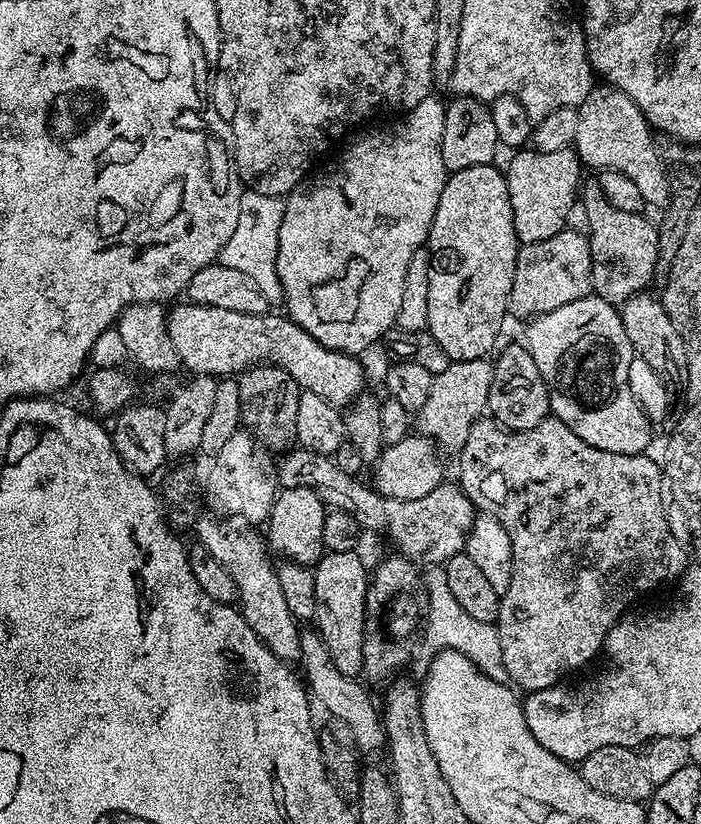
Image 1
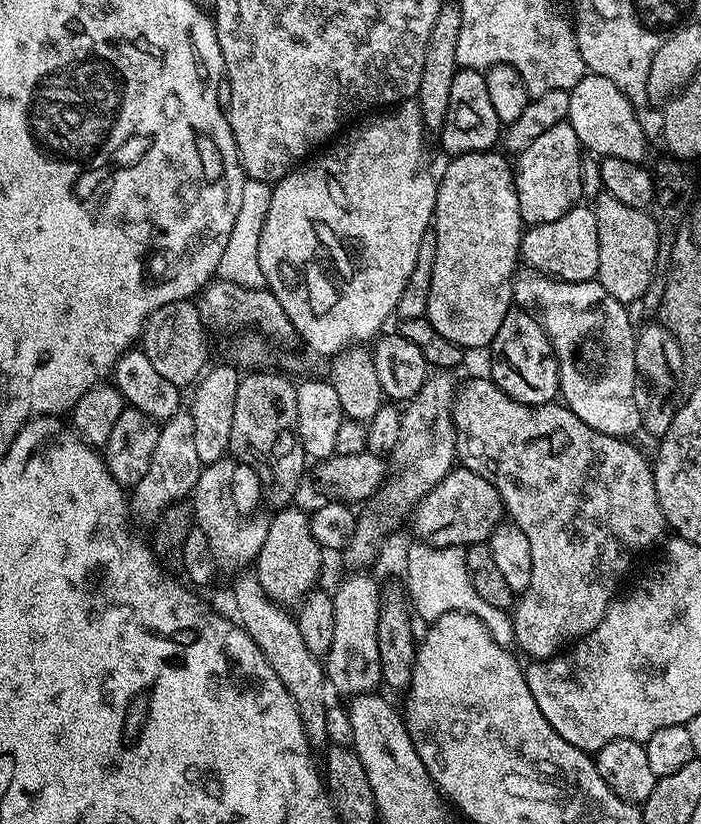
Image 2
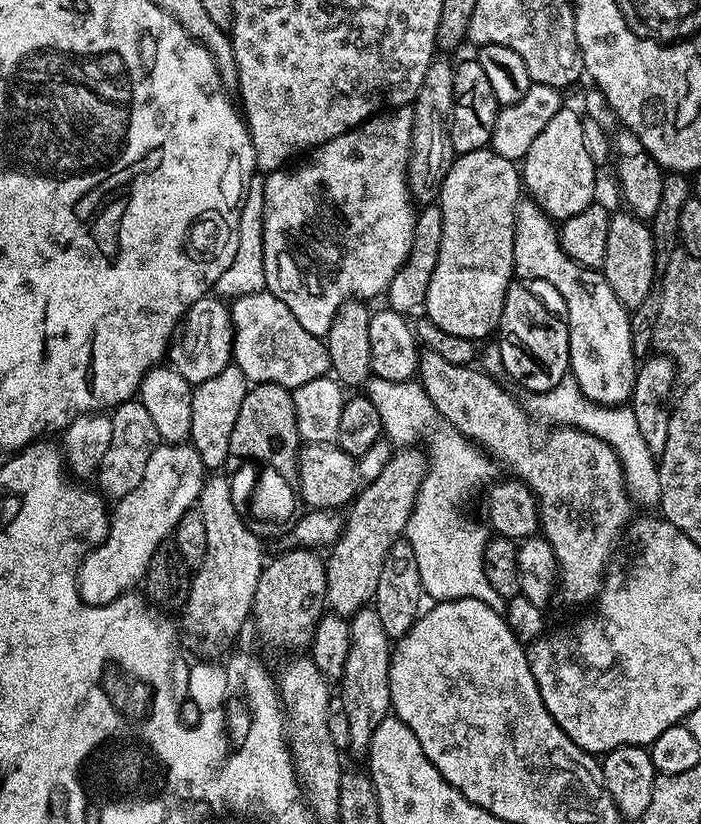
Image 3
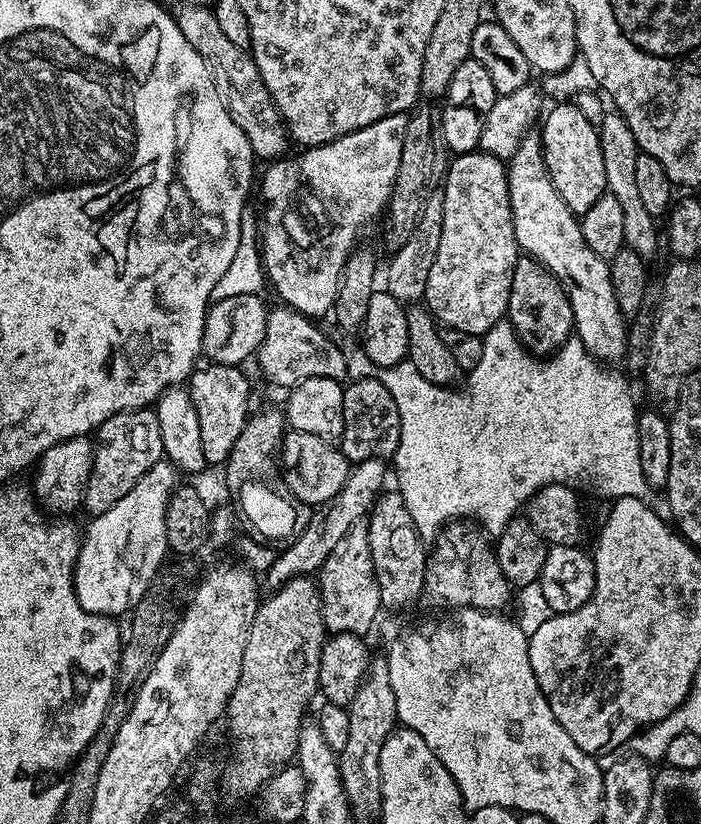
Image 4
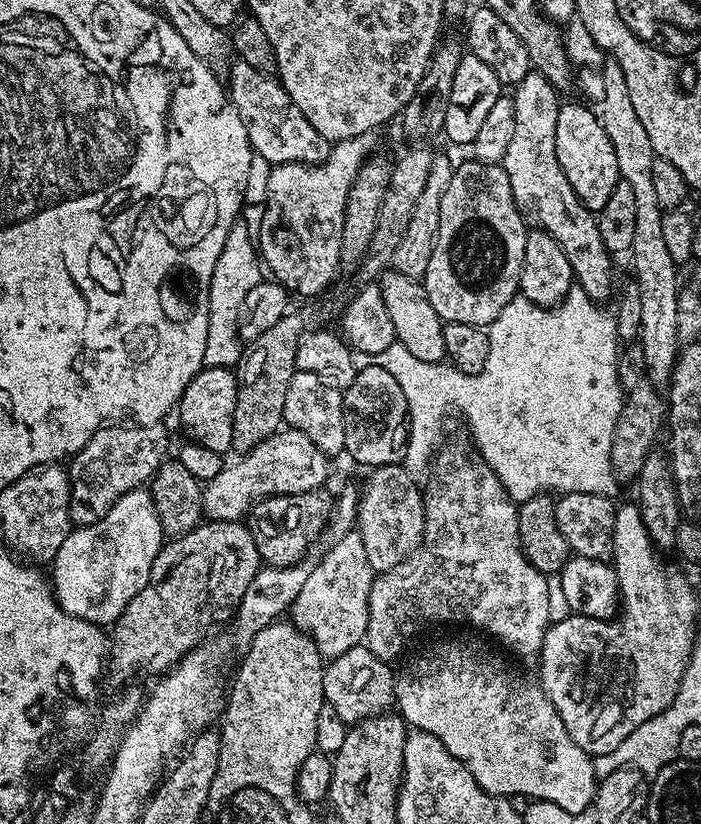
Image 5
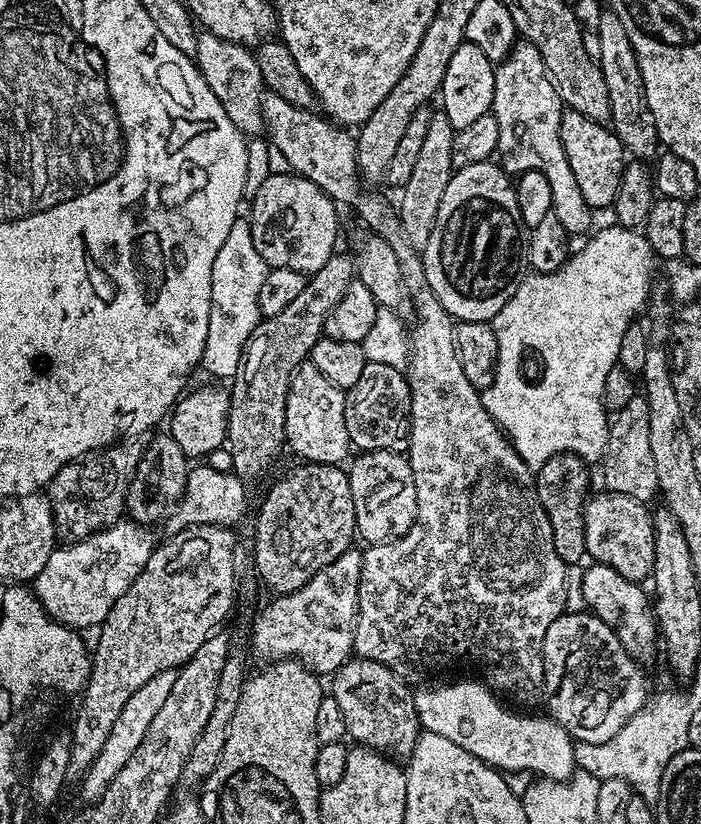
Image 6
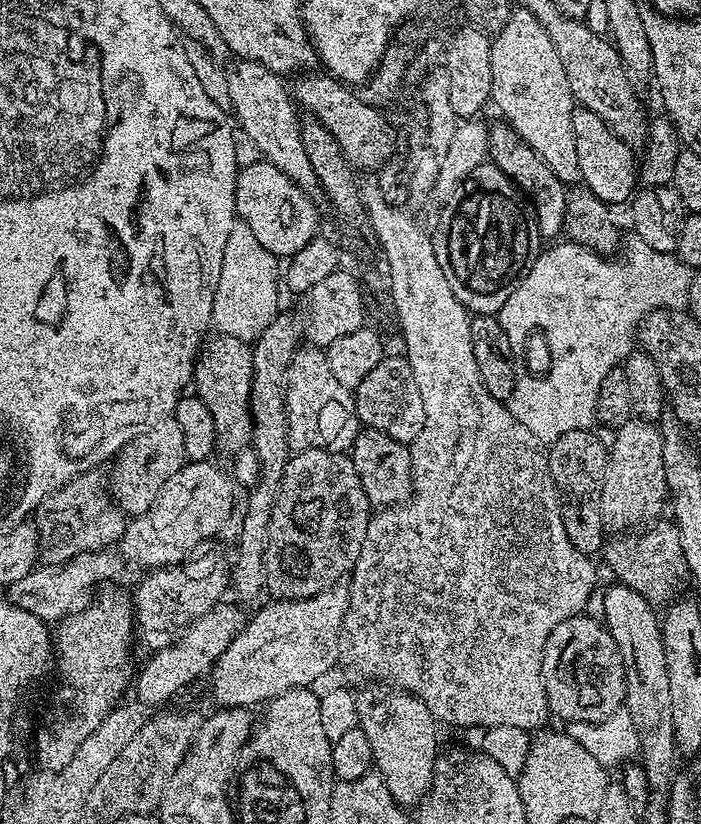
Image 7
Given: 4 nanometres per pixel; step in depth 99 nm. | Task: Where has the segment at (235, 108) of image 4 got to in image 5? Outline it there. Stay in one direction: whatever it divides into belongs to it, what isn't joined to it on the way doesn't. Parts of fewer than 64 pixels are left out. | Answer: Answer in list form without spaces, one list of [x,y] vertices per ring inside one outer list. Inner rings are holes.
[[[239,59],[233,64],[232,73],[229,74],[228,80],[226,79],[226,92],[246,126],[246,134],[253,153],[268,159],[272,166],[278,164],[323,164],[330,151],[330,141],[324,136],[320,136],[318,130],[314,130],[314,126],[310,126],[310,122],[306,122],[302,110],[298,110],[298,106],[292,104],[290,94],[286,94],[279,79],[254,70],[254,66],[246,66],[246,62]]]

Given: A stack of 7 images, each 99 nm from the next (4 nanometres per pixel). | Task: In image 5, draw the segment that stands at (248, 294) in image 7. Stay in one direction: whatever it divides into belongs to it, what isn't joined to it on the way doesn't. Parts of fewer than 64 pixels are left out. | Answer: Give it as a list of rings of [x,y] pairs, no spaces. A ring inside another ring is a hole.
[[[243,222],[230,226],[226,234],[226,246],[222,246],[222,254],[218,254],[218,266],[214,266],[214,274],[208,287],[208,333],[206,334],[206,354],[204,363],[210,368],[235,369],[241,363],[240,312],[244,308],[244,299],[254,286],[262,282],[262,260],[258,255],[258,244],[248,233]]]

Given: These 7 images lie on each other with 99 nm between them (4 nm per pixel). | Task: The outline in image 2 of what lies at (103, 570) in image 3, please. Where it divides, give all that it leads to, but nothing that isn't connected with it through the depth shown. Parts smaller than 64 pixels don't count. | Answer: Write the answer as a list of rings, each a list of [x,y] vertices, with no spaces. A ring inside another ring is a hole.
[[[181,410],[159,425],[158,446],[150,462],[150,470],[136,484],[130,496],[130,512],[140,520],[155,522],[172,504],[191,497],[200,477],[201,463],[194,446],[194,418],[191,411]]]

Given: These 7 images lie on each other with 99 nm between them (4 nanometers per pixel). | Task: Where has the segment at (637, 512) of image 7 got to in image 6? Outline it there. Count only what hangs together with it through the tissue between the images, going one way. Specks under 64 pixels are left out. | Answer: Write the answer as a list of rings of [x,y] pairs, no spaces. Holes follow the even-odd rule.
[[[635,394],[630,402],[626,403],[622,409],[618,410],[611,417],[608,425],[608,441],[604,447],[602,465],[604,464],[604,484],[603,487],[609,492],[626,494],[630,498],[641,502],[651,501],[651,496],[657,495],[660,483],[658,474],[654,474],[654,454],[650,454],[650,410],[648,403],[644,401],[643,395]]]

